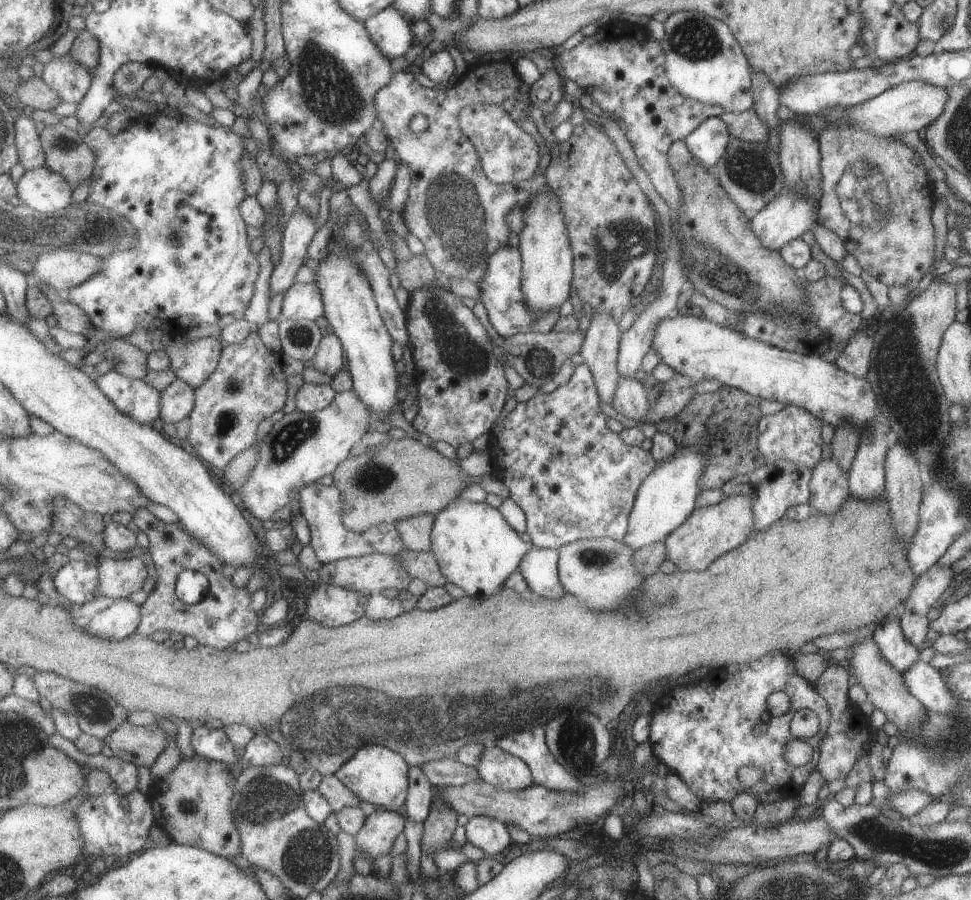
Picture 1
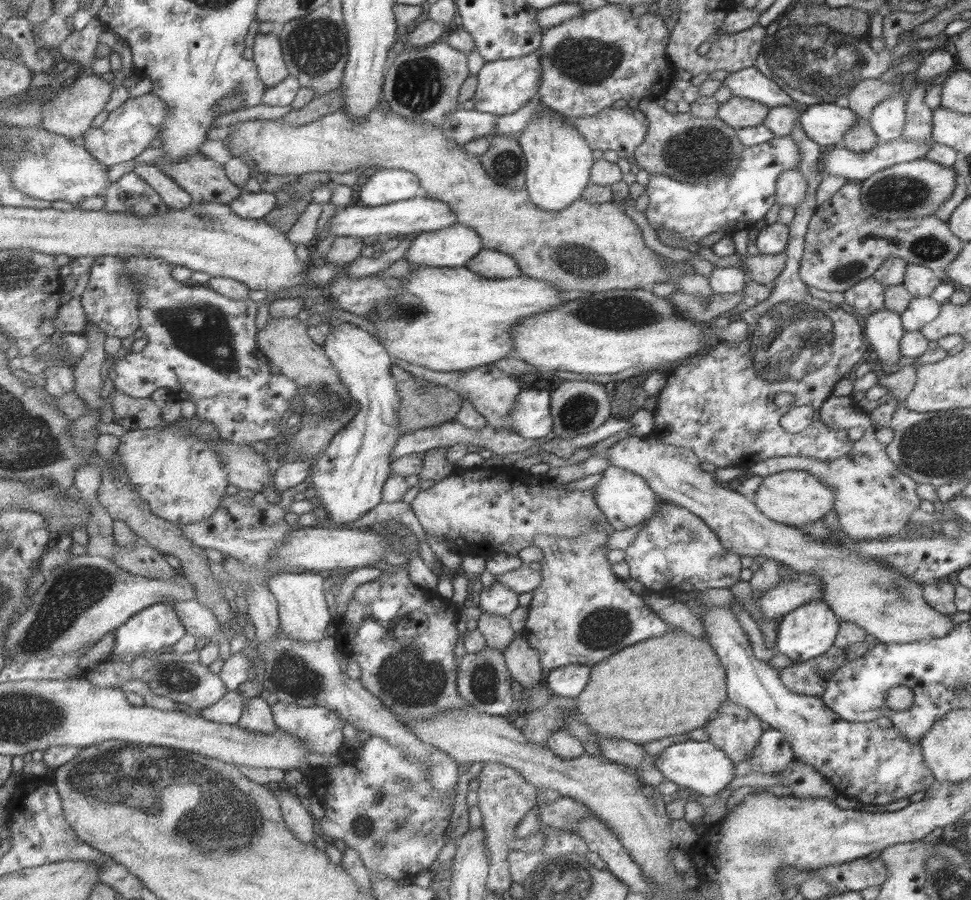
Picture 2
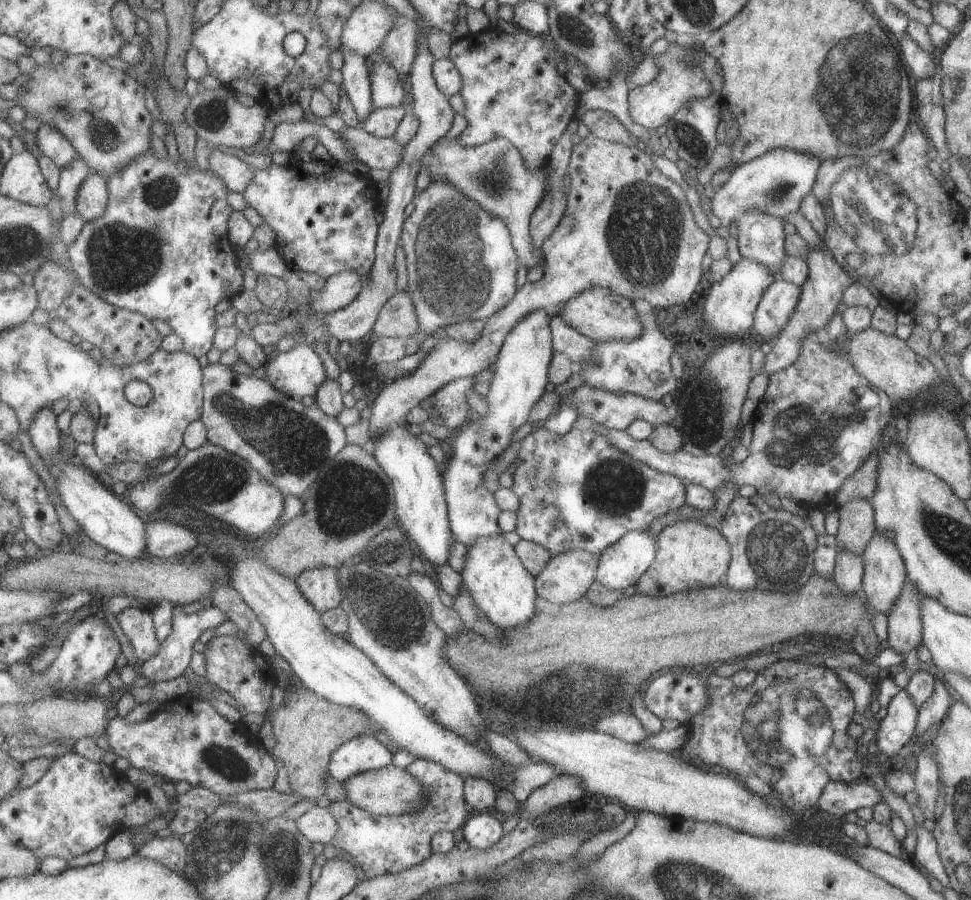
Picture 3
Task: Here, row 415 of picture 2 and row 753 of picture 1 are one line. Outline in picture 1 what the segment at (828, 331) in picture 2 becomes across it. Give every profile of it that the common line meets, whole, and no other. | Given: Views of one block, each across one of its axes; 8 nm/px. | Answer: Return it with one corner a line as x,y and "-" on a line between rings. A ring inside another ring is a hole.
779,650
767,652
751,662
709,669
699,680
666,688
653,701
650,715
648,741
654,756
665,764
669,772
681,778
701,802
711,805
730,803
739,792
749,792
758,803
795,798
807,776
816,768
820,742
825,736
830,716
825,699
813,684
797,674
793,658
-
778,690
788,696
790,705
785,714
775,717
765,708
765,700
-
799,709
815,712
821,725
818,733
806,741
812,745
812,758
803,766
792,767
781,758
781,752
783,746
794,738
789,722
-
764,718
767,719
765,732
755,734
753,726
761,724
-
741,766
761,768
761,780
751,788
743,788
737,778
737,770

